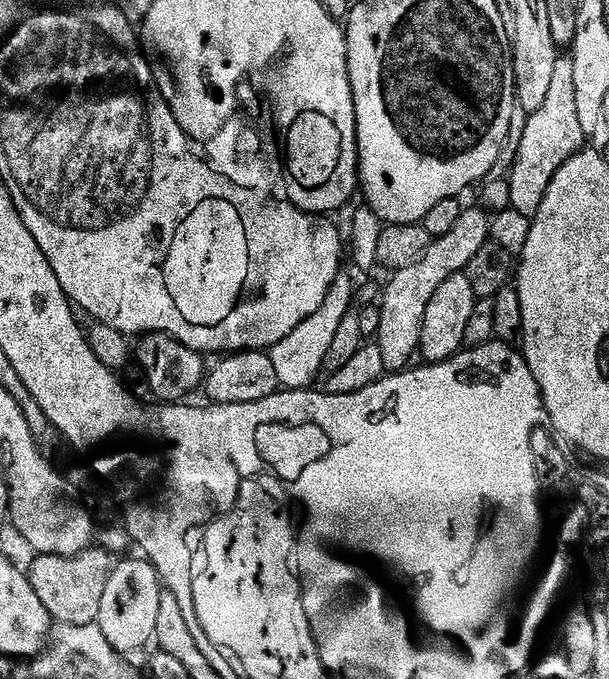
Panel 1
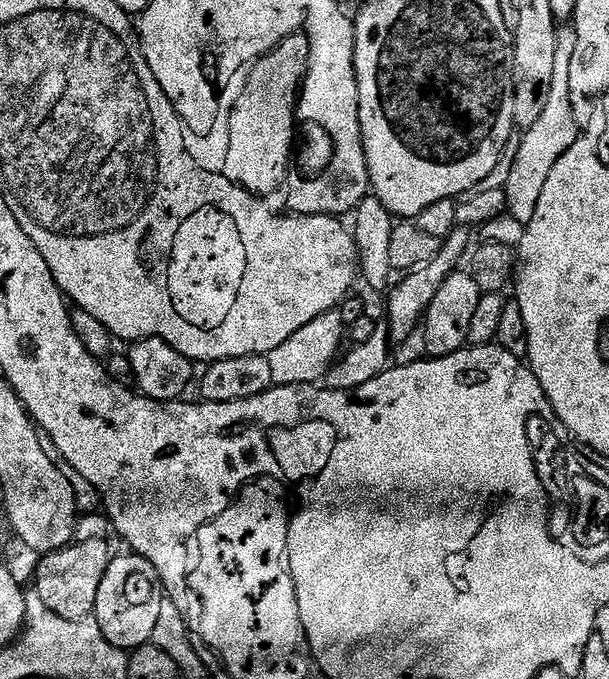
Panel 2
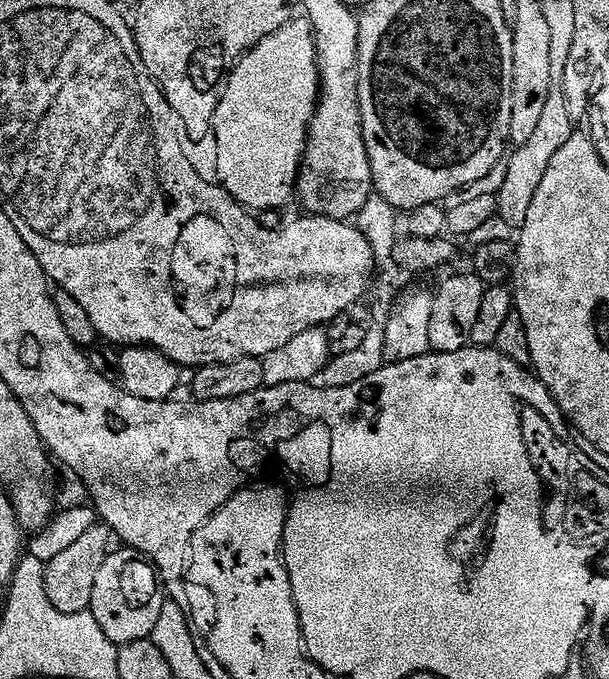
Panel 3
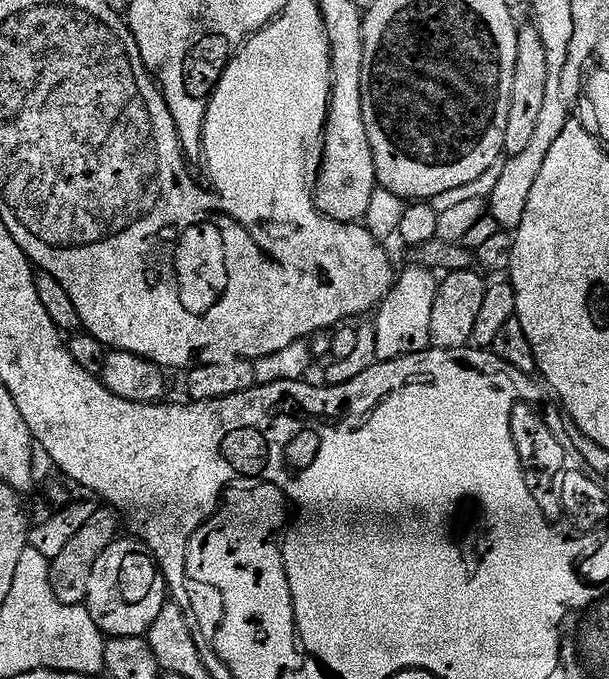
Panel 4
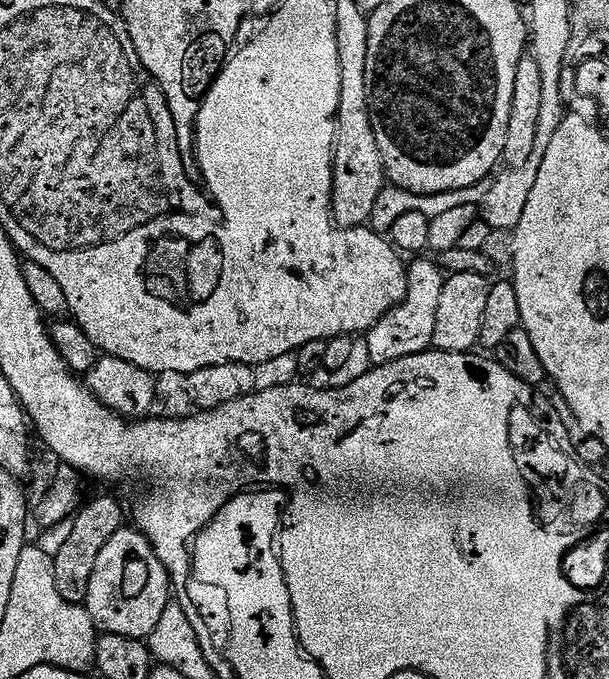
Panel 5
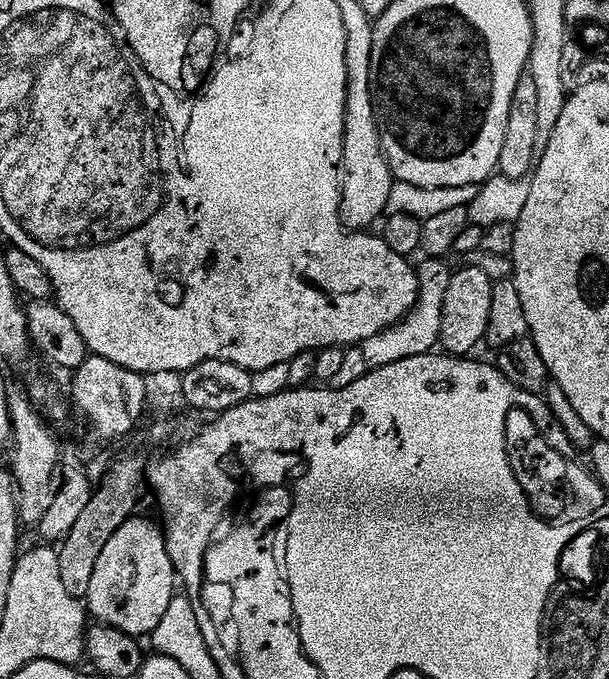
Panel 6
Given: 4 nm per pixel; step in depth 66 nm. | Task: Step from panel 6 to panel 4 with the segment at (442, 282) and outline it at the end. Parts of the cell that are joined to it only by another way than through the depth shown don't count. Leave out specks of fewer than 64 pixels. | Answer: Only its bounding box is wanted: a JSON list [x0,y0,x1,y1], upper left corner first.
[374,264,440,362]

